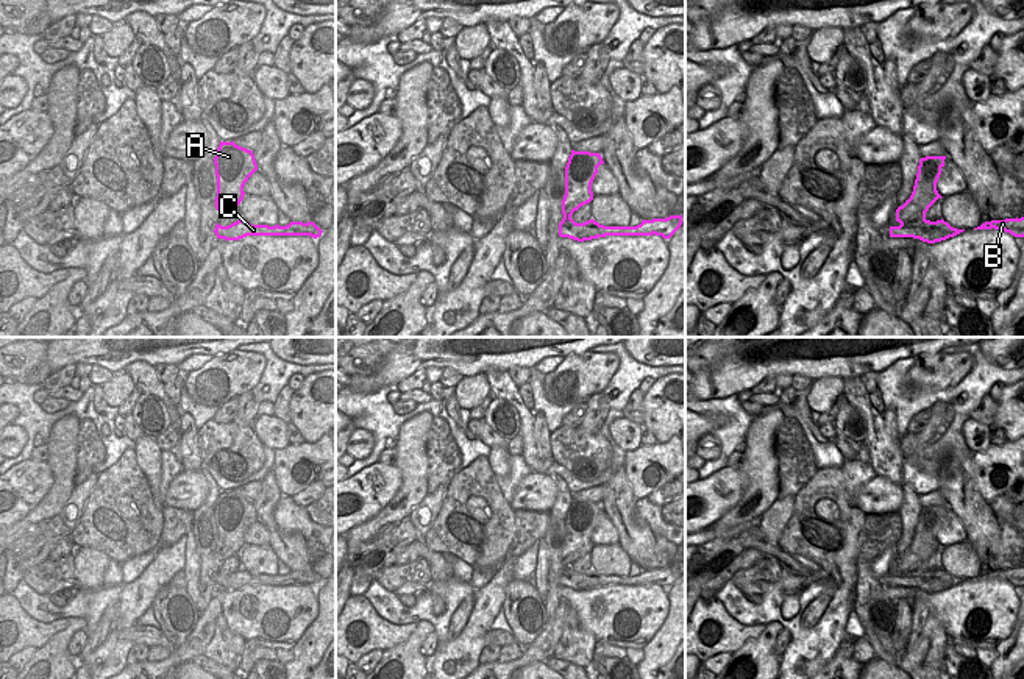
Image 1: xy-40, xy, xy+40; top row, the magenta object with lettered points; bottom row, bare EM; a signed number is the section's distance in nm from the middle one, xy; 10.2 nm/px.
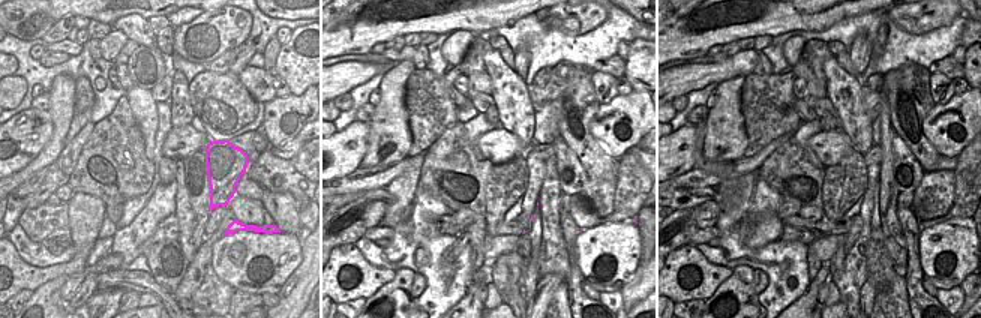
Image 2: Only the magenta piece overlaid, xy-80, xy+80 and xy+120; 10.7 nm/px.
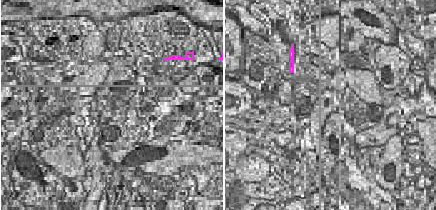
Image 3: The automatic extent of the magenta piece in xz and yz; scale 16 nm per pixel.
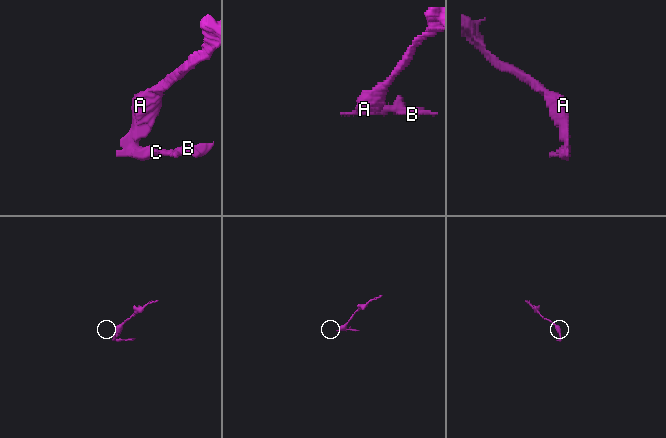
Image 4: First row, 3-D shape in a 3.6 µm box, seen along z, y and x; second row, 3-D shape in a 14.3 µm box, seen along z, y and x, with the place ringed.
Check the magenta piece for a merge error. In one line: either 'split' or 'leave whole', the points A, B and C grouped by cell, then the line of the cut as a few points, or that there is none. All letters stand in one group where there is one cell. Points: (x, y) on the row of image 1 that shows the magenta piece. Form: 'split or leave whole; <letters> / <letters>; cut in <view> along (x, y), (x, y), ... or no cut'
split; A / B C; cut in xy+40 along (924, 217), (901, 223)

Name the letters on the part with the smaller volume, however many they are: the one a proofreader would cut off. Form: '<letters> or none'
B, C

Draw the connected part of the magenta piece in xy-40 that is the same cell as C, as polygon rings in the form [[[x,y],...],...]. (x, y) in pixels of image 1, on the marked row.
[[[237,220],[228,226],[215,225],[217,239],[239,240],[247,236],[311,236],[314,239],[322,236],[322,229],[314,222],[290,222],[286,226],[251,225],[247,220]]]

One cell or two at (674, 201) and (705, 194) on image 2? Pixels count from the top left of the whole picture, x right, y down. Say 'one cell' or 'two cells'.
one cell

